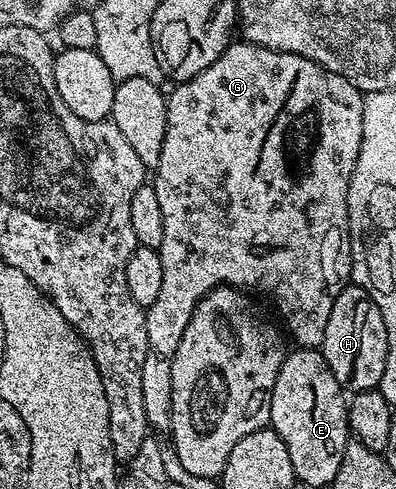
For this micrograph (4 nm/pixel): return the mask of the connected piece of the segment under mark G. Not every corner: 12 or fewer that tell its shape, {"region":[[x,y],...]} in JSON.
{"region":[[234,40],[167,97],[143,407],[218,285],[323,343],[361,90]]}

